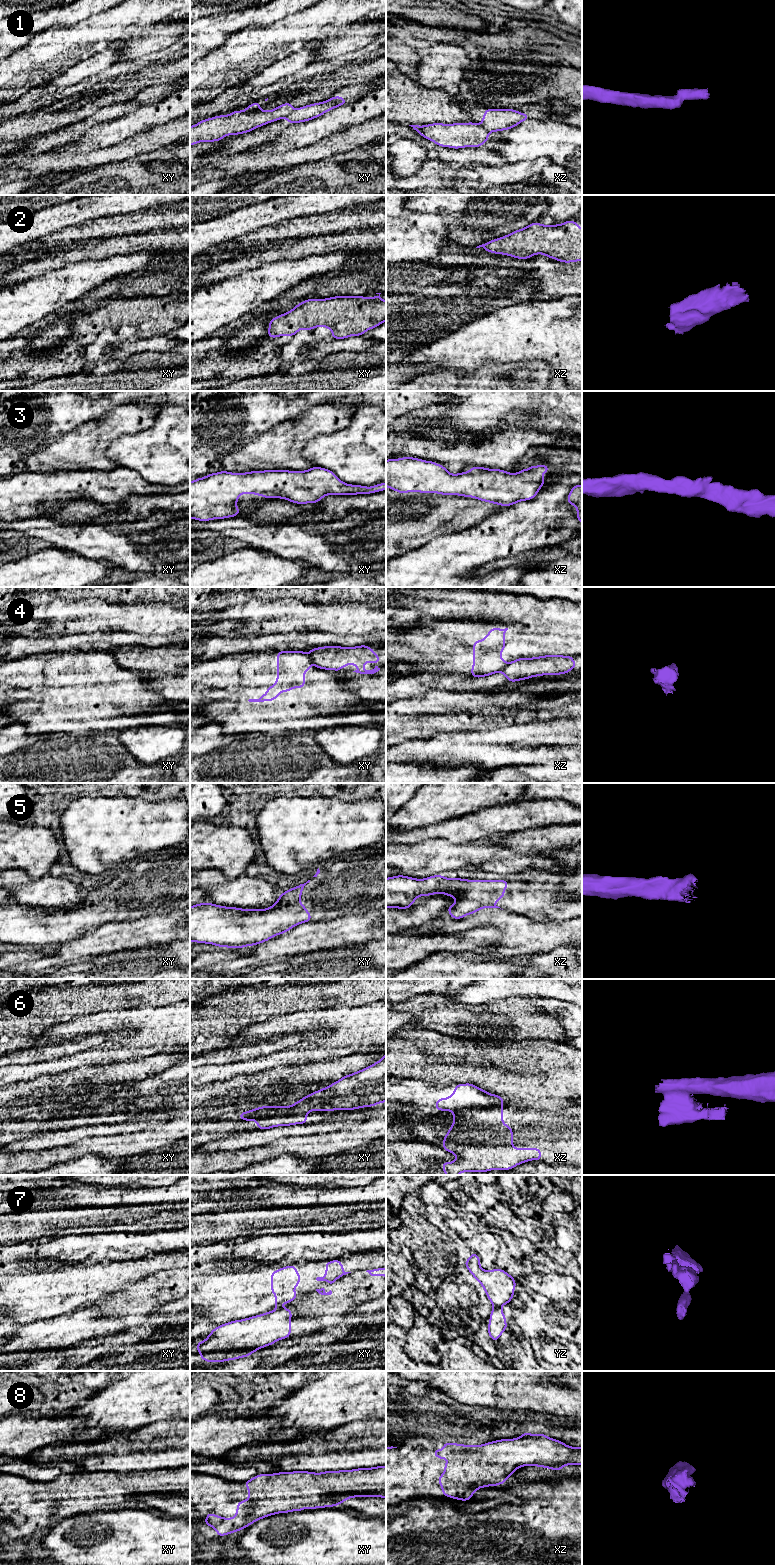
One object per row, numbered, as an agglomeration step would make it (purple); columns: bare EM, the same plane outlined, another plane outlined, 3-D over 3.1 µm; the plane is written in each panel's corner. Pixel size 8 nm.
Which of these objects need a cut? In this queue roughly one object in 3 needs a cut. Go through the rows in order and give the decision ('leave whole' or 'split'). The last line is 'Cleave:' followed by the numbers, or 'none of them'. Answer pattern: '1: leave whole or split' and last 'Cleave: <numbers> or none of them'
1: split
2: leave whole
3: leave whole
4: split
5: leave whole
6: split
7: split
8: leave whole
Cleave: 1, 4, 6, 7

